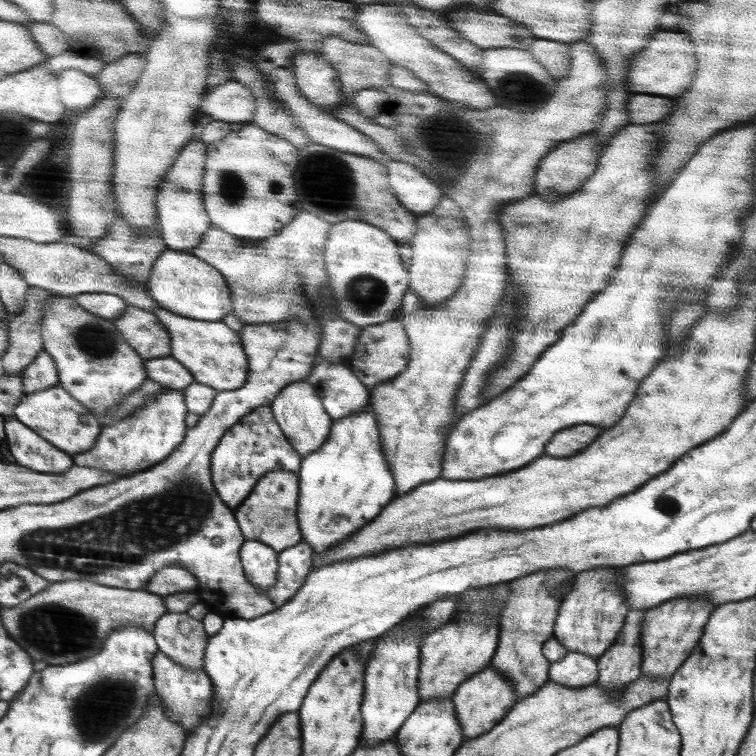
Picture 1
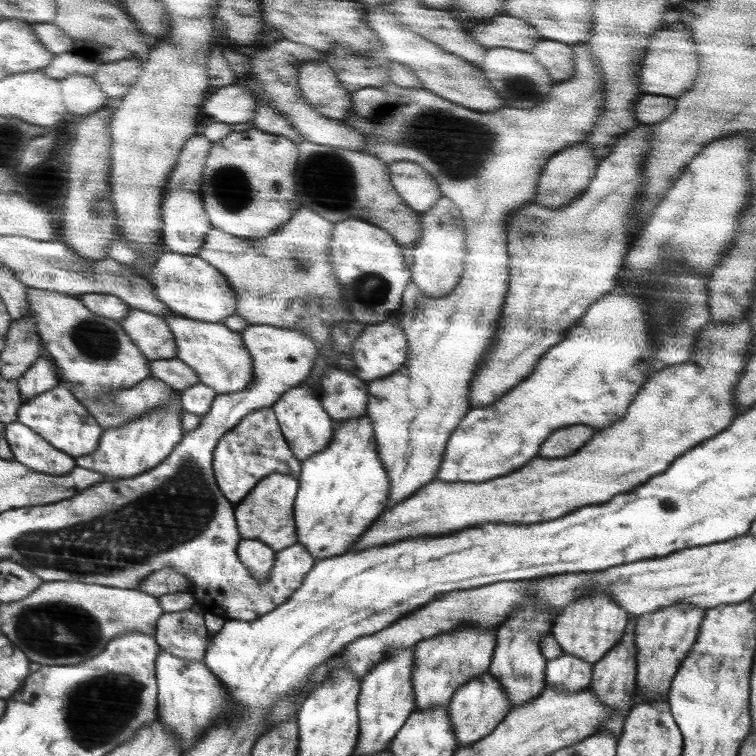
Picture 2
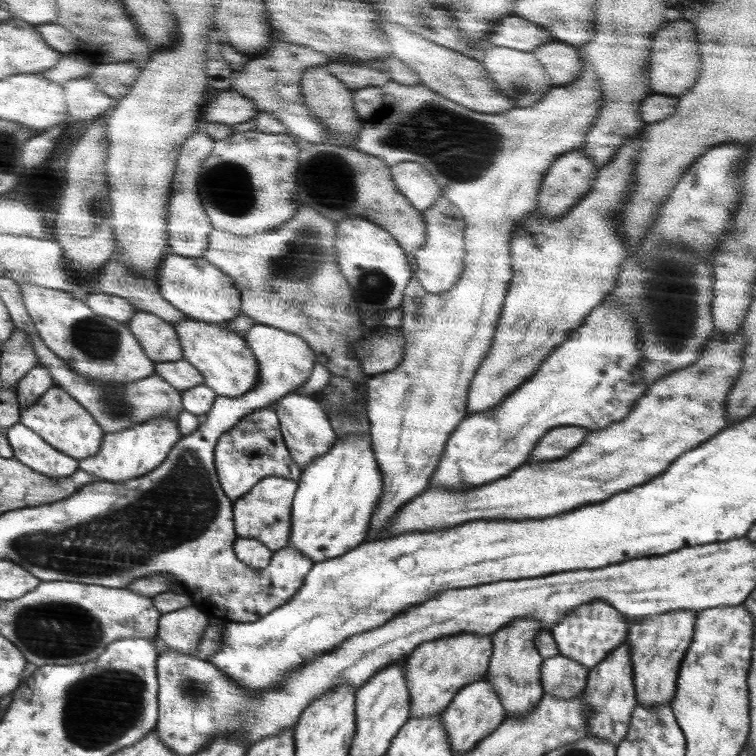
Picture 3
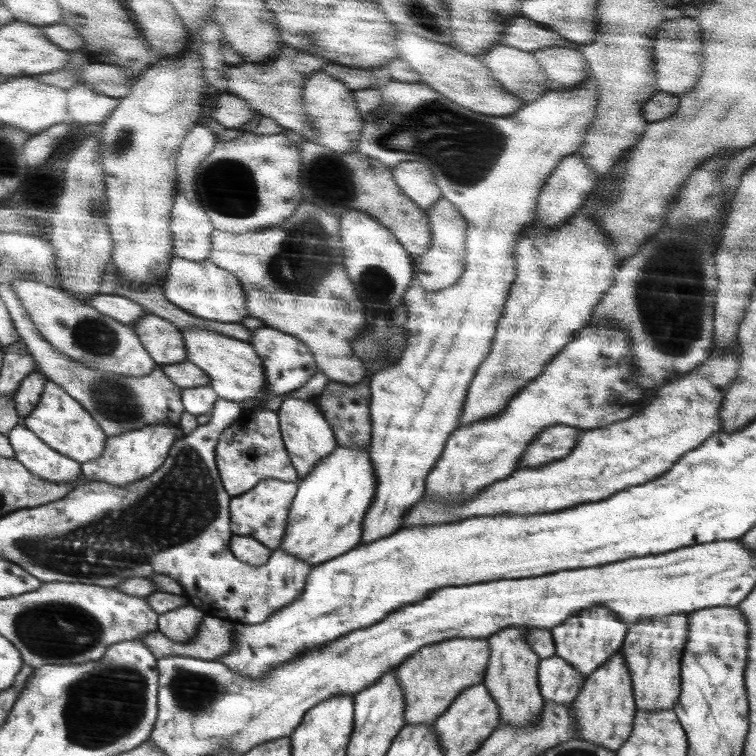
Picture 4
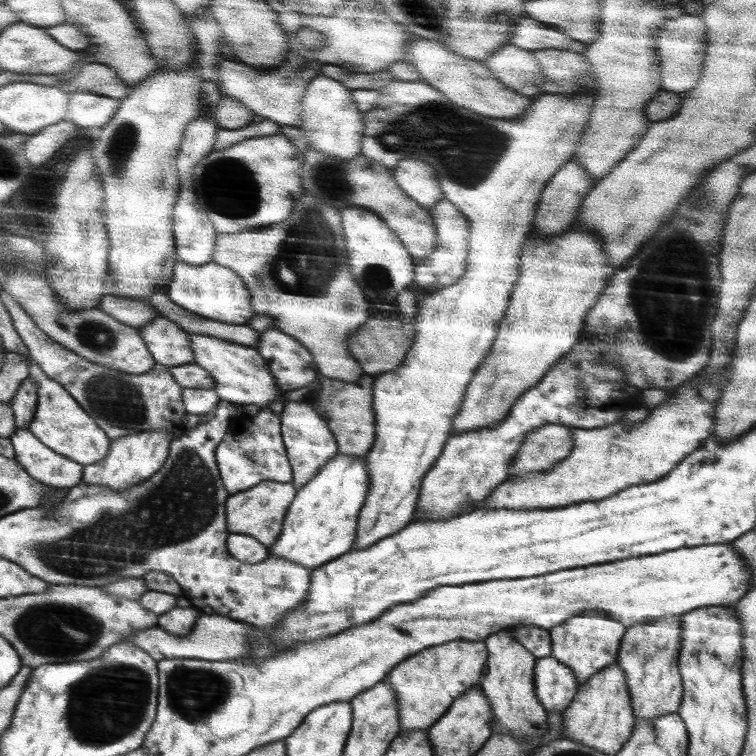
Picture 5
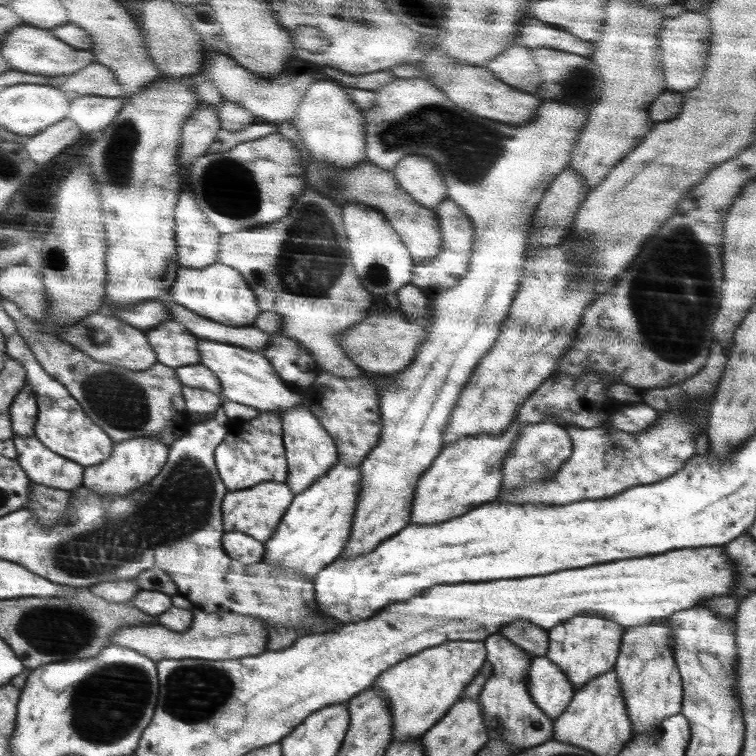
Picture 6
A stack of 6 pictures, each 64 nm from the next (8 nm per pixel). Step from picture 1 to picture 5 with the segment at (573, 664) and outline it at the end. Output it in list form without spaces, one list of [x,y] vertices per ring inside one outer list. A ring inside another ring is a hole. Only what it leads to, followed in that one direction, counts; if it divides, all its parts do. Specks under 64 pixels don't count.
[[[550,655],[537,658],[534,666],[534,691],[546,712],[563,712],[577,696],[581,684],[573,669]]]

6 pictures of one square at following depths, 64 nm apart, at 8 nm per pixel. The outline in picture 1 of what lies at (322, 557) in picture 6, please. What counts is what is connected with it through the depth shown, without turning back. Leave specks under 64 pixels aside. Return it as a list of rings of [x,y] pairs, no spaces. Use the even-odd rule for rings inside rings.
[[[368,406],[346,417],[333,419],[326,442],[301,463],[297,518],[302,540],[308,541],[316,554],[354,535],[370,518],[394,498],[396,482],[386,461],[380,441],[376,413]]]

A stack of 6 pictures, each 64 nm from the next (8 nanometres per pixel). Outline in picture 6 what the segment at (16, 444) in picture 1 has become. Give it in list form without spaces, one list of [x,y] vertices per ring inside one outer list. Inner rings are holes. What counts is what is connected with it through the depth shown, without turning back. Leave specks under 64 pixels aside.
[[[18,435],[14,440],[21,466],[36,483],[72,492],[84,486],[85,465],[54,452],[38,435]]]

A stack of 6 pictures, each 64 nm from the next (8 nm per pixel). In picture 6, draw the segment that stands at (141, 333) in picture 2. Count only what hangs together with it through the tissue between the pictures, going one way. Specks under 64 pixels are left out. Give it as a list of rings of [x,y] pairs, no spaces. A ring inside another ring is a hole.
[[[170,319],[170,321],[146,331],[152,348],[158,352],[160,363],[177,369],[201,362],[198,337],[194,336],[181,322]]]

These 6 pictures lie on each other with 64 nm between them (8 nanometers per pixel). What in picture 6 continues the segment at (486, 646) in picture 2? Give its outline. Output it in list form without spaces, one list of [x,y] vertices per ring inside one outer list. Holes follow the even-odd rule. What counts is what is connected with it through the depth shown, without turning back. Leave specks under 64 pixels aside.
[[[454,640],[418,651],[416,655],[402,659],[388,671],[382,672],[369,689],[384,691],[390,701],[394,741],[405,742],[424,736],[426,730],[440,722],[446,710],[458,702],[466,686],[474,680],[476,674],[483,672],[487,661],[488,650],[483,641]]]

